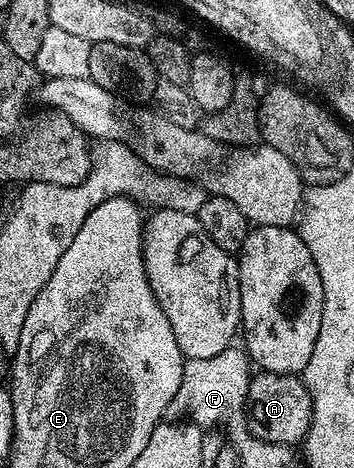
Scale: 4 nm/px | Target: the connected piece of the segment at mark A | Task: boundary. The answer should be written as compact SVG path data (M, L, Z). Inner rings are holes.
M259 371L254 374L247 392L247 428L257 439L274 445L295 447L307 436L313 419L313 399L302 376L294 373L269 373Z

